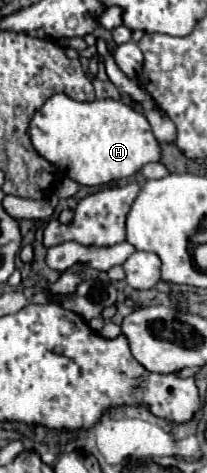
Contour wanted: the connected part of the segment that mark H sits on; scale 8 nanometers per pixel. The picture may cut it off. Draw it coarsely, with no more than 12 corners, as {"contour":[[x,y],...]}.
{"contour":[[52,95],[34,149],[86,187],[160,159],[144,115]]}

